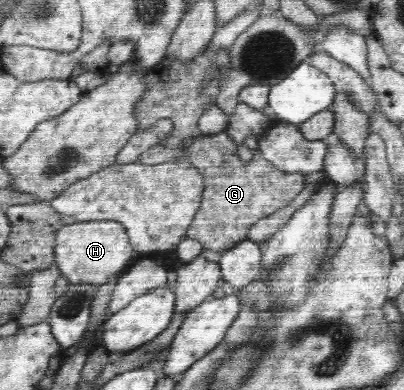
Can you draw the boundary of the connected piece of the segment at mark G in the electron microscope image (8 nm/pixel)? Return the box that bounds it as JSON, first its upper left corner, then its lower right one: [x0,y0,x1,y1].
[138,130,306,254]

